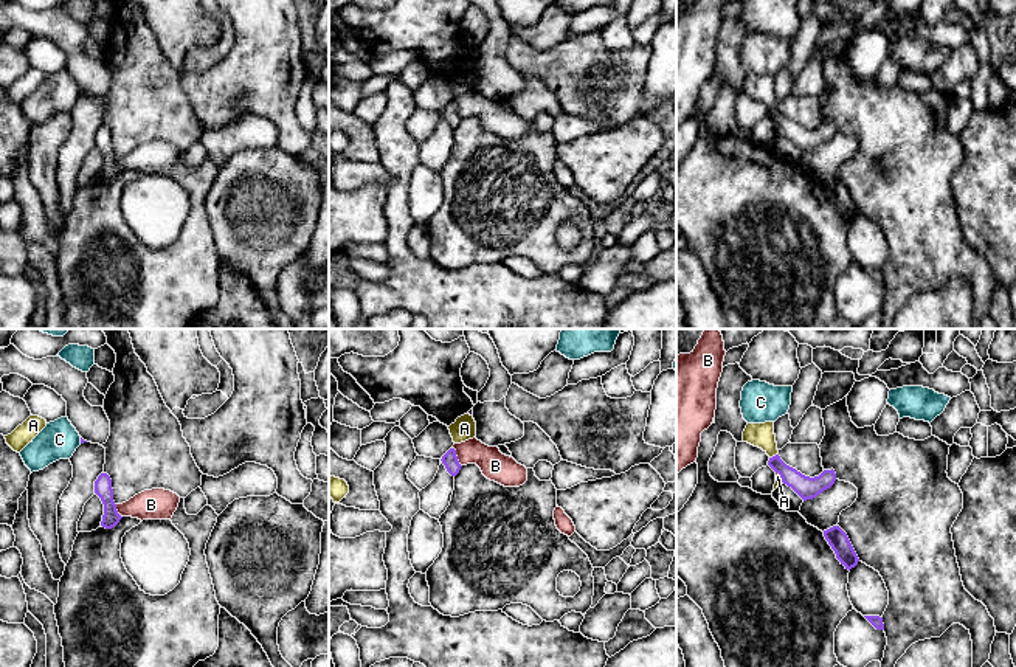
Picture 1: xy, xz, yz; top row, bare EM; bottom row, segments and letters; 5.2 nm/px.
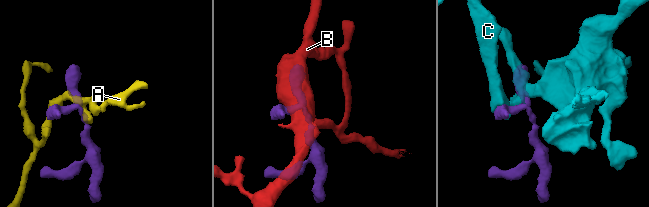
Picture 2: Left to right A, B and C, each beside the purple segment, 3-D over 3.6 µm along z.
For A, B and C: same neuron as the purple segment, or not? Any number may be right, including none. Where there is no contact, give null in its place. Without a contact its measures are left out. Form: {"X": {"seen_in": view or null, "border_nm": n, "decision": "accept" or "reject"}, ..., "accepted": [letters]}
{"A": {"seen_in": "yz", "border_nm": 50, "decision": "reject"}, "B": {"seen_in": "xz", "border_nm": 110, "decision": "reject"}, "C": {"seen_in": "xy", "border_nm": 30, "decision": "reject"}, "accepted": []}

